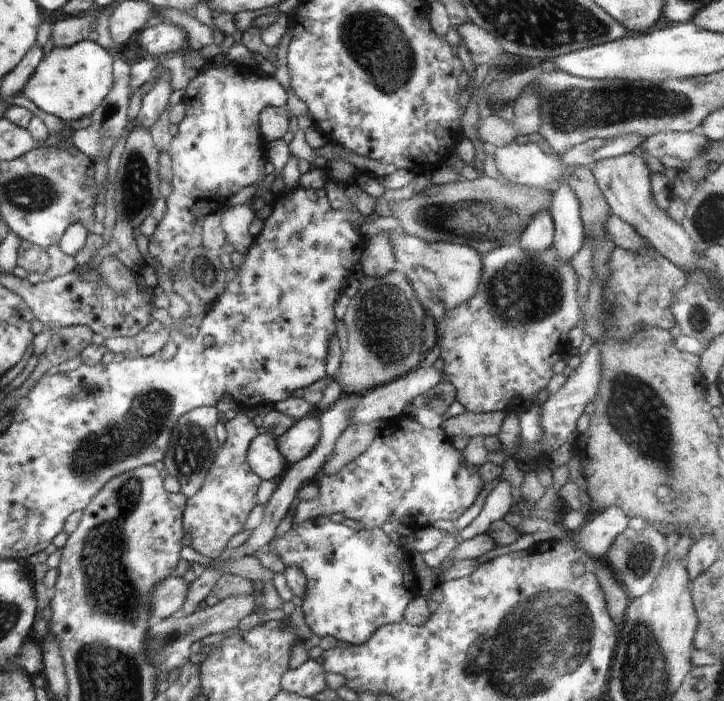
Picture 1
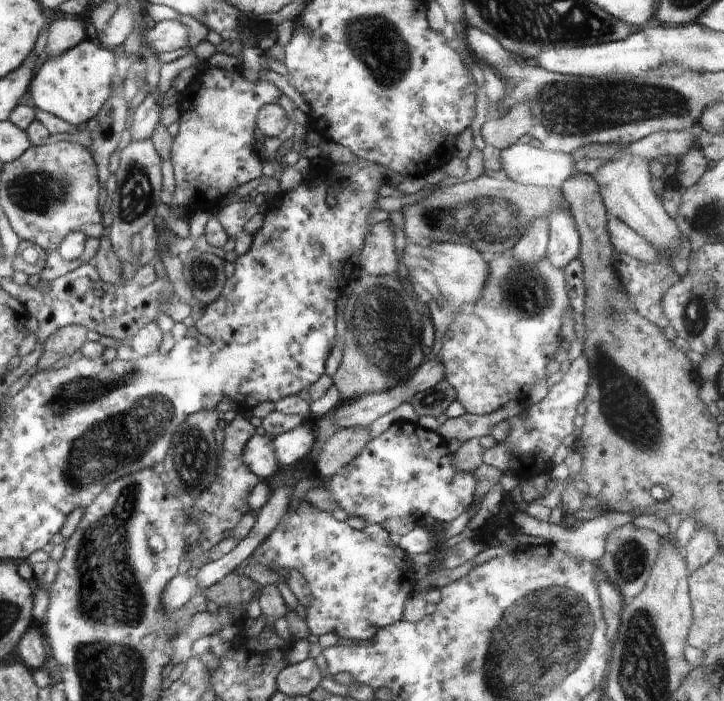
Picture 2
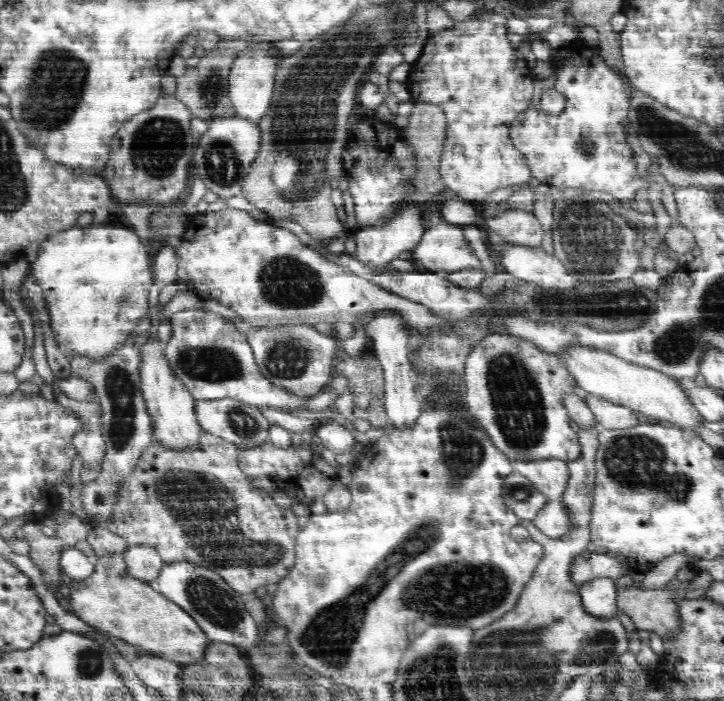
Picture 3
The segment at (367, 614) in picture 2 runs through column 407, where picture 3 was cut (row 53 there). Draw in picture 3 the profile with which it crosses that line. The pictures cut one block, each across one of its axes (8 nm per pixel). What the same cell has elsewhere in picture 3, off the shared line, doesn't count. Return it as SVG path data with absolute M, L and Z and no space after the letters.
M577 40L571 46L554 50L553 58L549 62L555 70L555 89L566 97L564 110L560 114L553 115L530 104L510 124L510 139L514 147L526 157L526 162L532 171L531 176L540 180L545 189L604 190L620 200L622 198L632 200L640 192L645 195L646 186L650 186L652 180L646 181L645 178L642 180L643 177L636 171L634 153L626 141L627 133L620 123L628 116L630 98L634 92L629 79L608 68L598 48L590 47L584 41Z

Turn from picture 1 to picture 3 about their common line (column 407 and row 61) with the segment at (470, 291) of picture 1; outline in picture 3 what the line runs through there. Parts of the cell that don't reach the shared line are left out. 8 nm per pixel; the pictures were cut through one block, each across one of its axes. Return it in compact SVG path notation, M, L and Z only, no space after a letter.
M252 43L248 45L245 52L238 55L238 58L234 60L228 75L229 99L233 104L236 115L253 122L258 122L268 112L273 97L275 76L281 56L279 56L279 53L277 53L277 56L270 56L267 49L271 47L277 49L273 43Z

